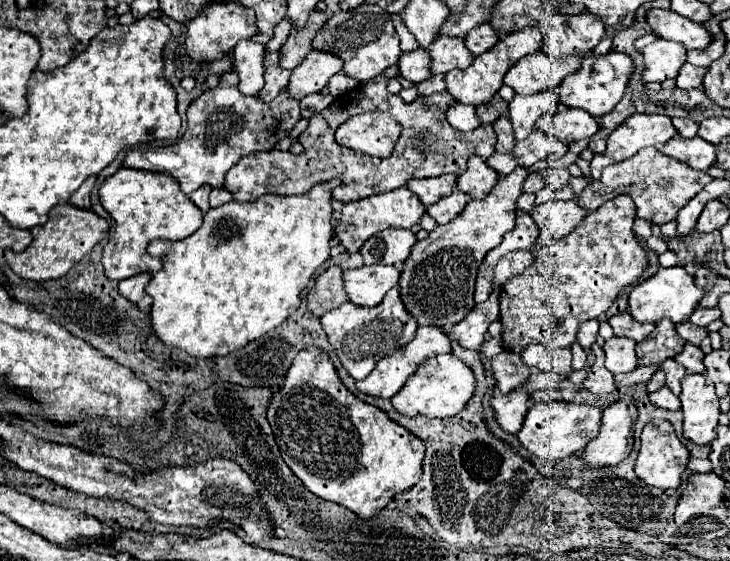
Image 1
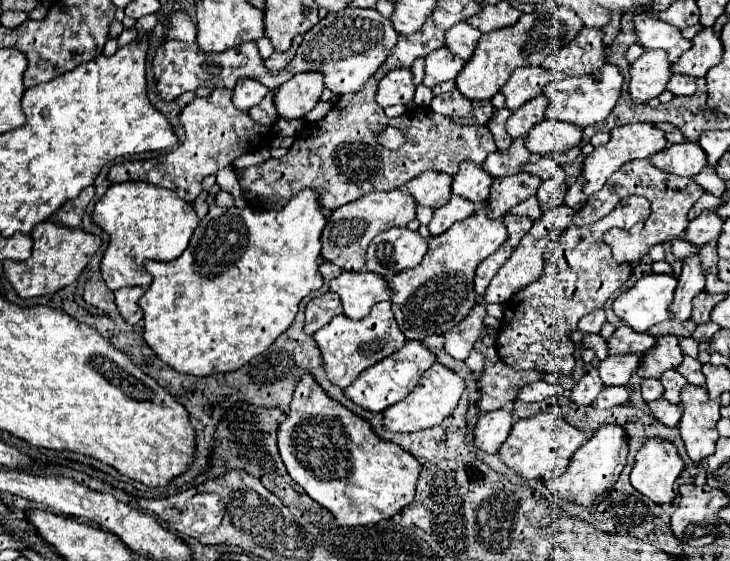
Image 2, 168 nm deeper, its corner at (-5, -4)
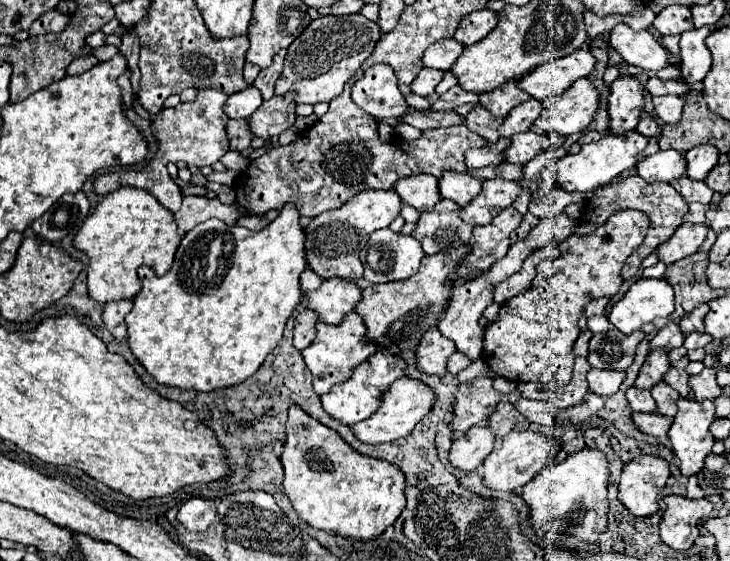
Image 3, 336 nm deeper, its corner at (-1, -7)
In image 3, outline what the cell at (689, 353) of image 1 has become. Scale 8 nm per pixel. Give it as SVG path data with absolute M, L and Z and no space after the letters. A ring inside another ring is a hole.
M671 367L669 373L663 377L665 383L669 383L673 389L679 391L681 397L687 397L691 399L693 397L693 391L691 391L691 385L689 385L689 375L685 369L677 369L677 367Z

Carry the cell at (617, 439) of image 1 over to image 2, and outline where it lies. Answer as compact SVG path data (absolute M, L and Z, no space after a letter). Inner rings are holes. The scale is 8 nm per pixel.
M603 426L599 428L593 438L571 456L571 464L563 474L557 478L545 480L545 486L549 492L553 492L557 498L565 502L575 502L579 506L593 506L603 500L603 496L613 488L617 482L621 470L625 468L627 462L627 436L621 426Z

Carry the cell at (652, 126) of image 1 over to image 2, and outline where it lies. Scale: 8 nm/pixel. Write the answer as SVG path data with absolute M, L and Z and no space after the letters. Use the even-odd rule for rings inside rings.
M637 122L637 124L627 124L627 126L617 126L609 132L609 142L597 146L589 156L585 156L583 166L581 166L581 176L587 180L583 186L585 194L593 194L599 192L599 188L603 188L603 184L607 182L607 178L617 172L623 164L631 162L631 160L641 160L641 158L649 158L655 152L663 150L667 146L665 134L661 130L657 130L653 124L645 124L645 122Z

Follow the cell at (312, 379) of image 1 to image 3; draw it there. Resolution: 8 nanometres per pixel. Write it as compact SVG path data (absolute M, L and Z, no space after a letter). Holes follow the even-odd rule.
M299 405L289 407L285 433L287 439L281 453L281 465L285 473L283 487L301 519L305 519L315 529L333 531L349 539L373 539L395 523L405 507L405 475L403 471L399 471L399 467L385 459L361 455L359 451L343 443L343 439L335 435L333 429L307 415Z

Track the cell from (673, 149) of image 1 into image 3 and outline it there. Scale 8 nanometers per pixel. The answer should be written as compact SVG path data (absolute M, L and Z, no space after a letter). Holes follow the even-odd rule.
M667 149L667 151L657 151L655 155L643 157L637 163L637 173L655 183L655 181L673 181L679 177L687 175L687 161L681 151Z

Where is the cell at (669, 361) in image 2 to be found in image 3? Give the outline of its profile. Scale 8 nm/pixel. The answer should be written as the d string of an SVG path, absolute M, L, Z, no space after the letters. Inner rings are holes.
M657 347L657 349L649 351L649 355L647 355L647 359L645 359L645 363L639 371L639 377L637 377L635 385L643 387L643 389L651 389L663 379L663 375L669 369L671 369L671 363L667 359L667 349Z

